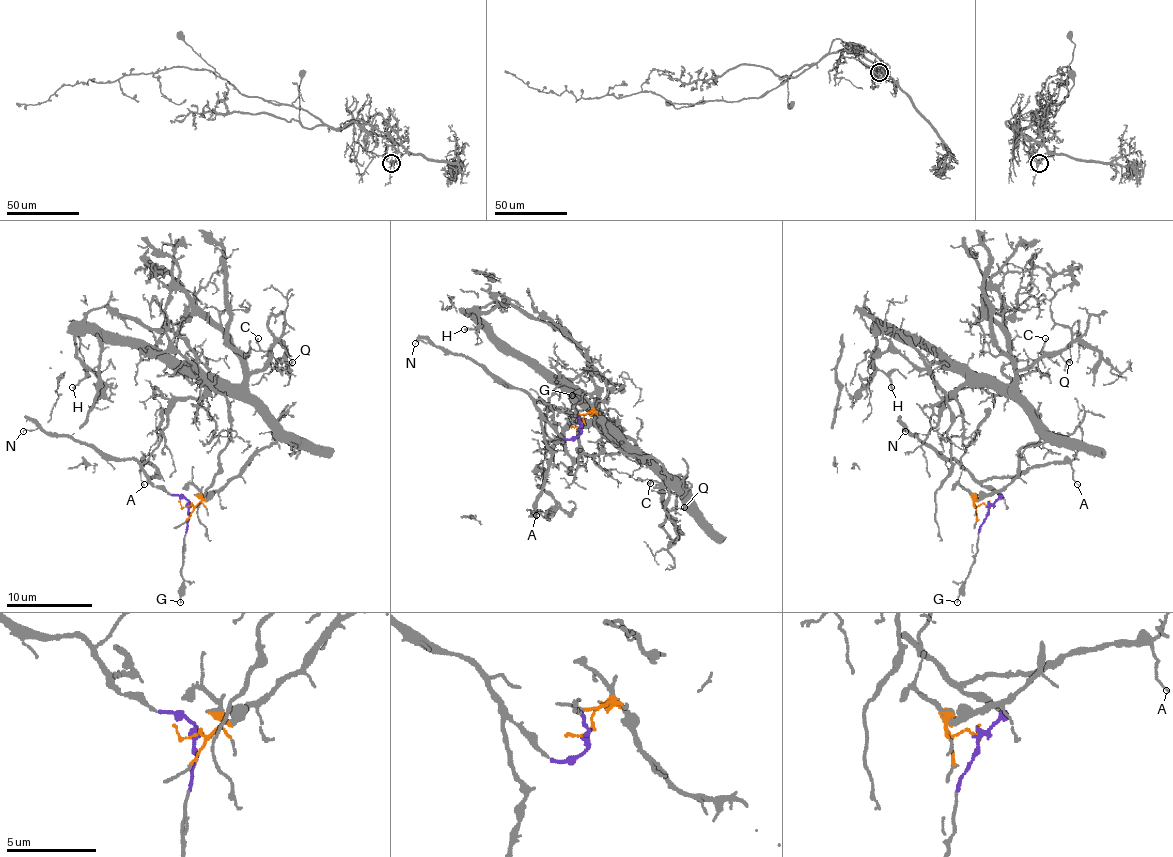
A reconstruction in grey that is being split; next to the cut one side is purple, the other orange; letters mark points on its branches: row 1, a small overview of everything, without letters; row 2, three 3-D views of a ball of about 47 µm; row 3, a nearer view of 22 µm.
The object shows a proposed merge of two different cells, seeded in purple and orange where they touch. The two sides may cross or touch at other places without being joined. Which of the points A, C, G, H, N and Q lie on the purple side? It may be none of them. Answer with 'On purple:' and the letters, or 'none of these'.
On purple: A, G, N

